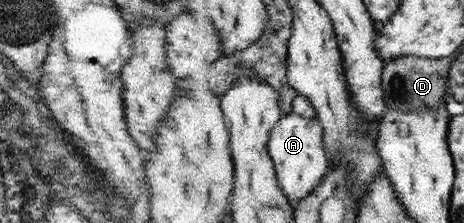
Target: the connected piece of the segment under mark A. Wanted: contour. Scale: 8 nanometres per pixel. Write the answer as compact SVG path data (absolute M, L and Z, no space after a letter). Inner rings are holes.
M297 113L285 115L273 131L270 151L276 160L281 187L294 205L307 199L317 187L321 187L332 167L325 145L325 129L318 118L308 119Z

